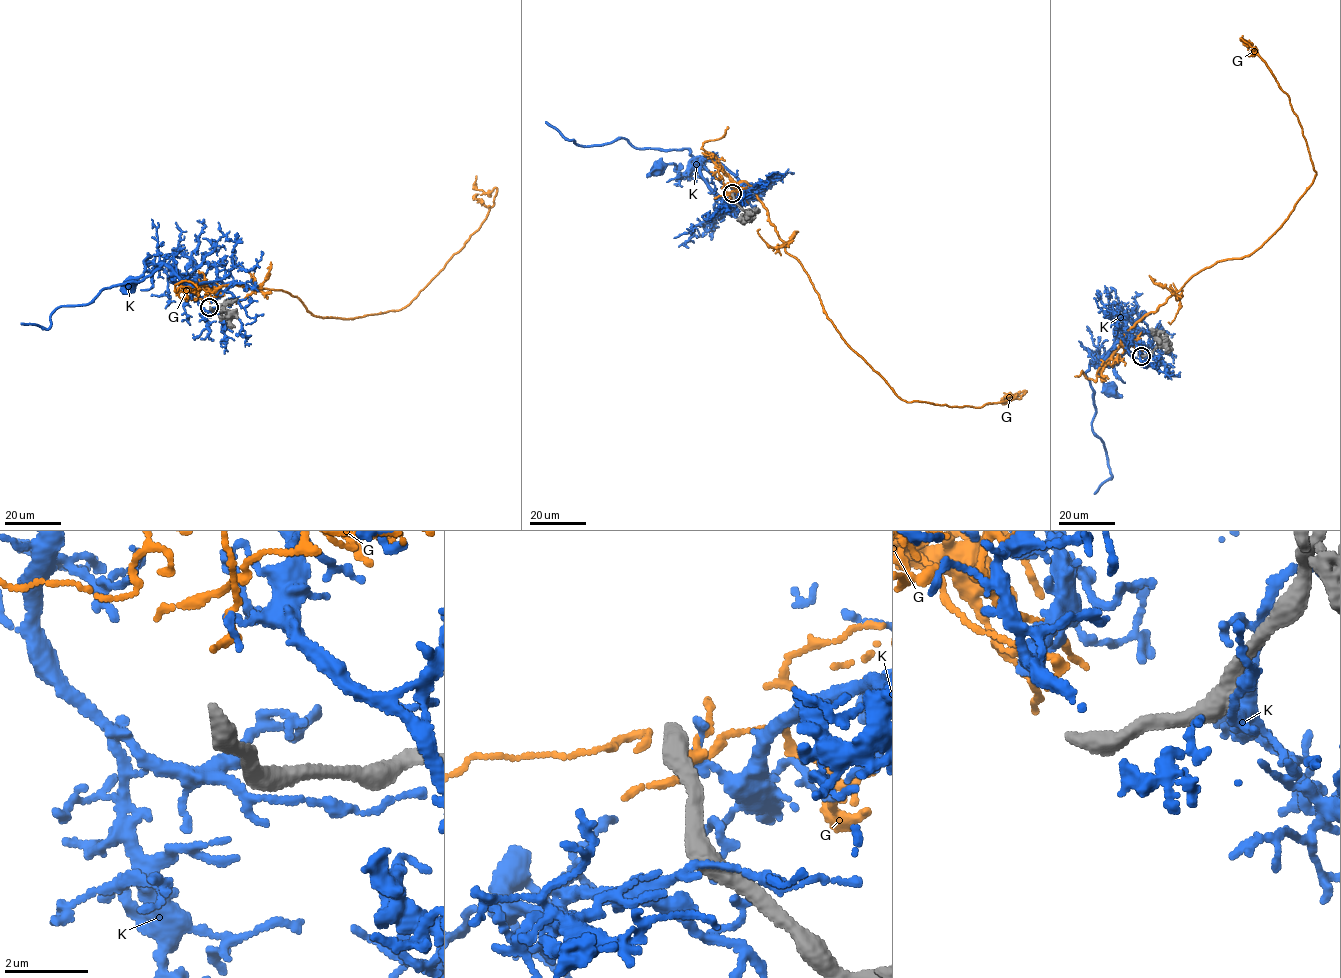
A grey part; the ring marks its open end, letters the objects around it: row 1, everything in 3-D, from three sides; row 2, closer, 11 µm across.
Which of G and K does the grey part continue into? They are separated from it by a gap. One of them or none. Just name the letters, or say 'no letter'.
no letter

